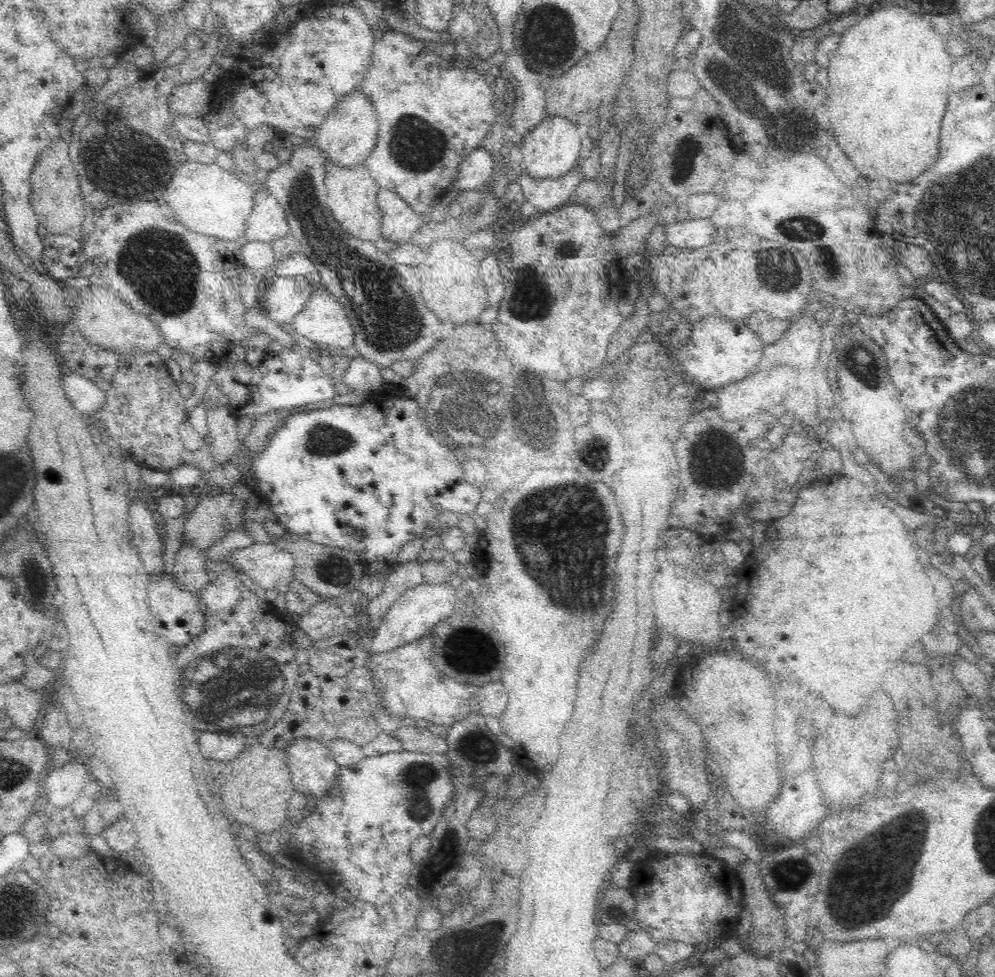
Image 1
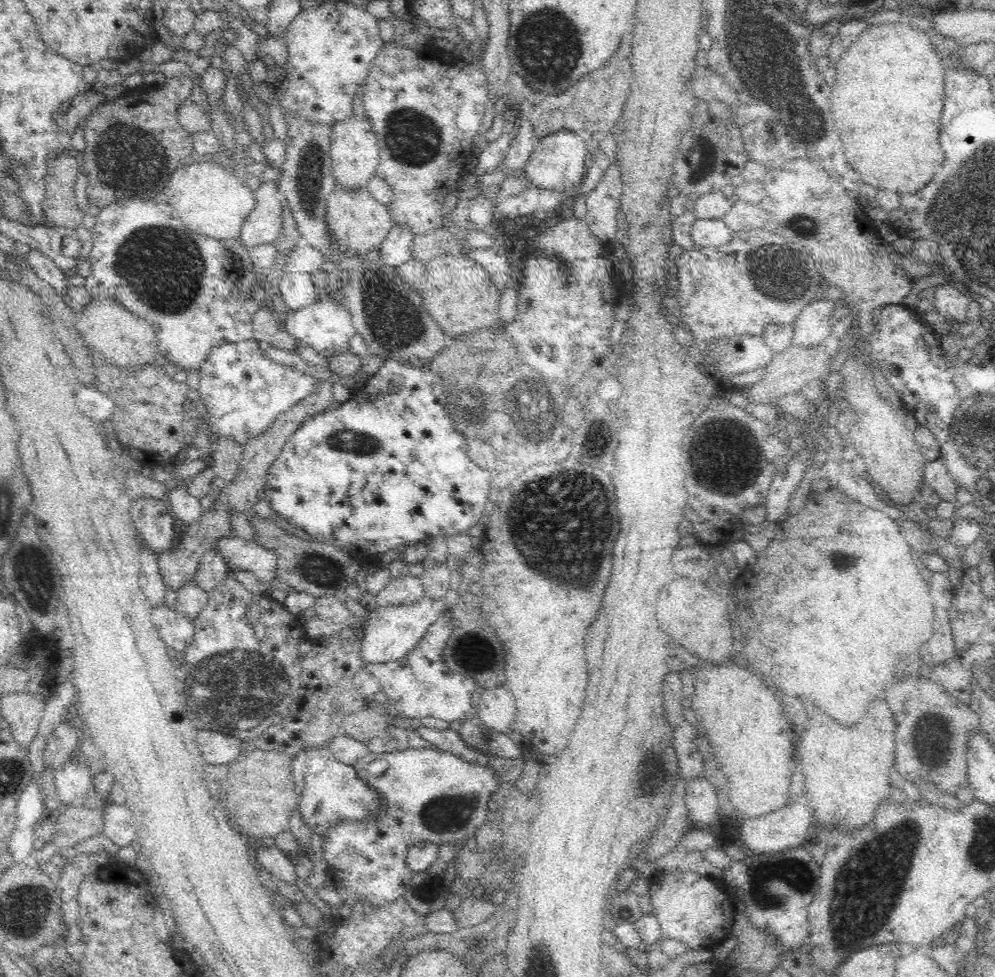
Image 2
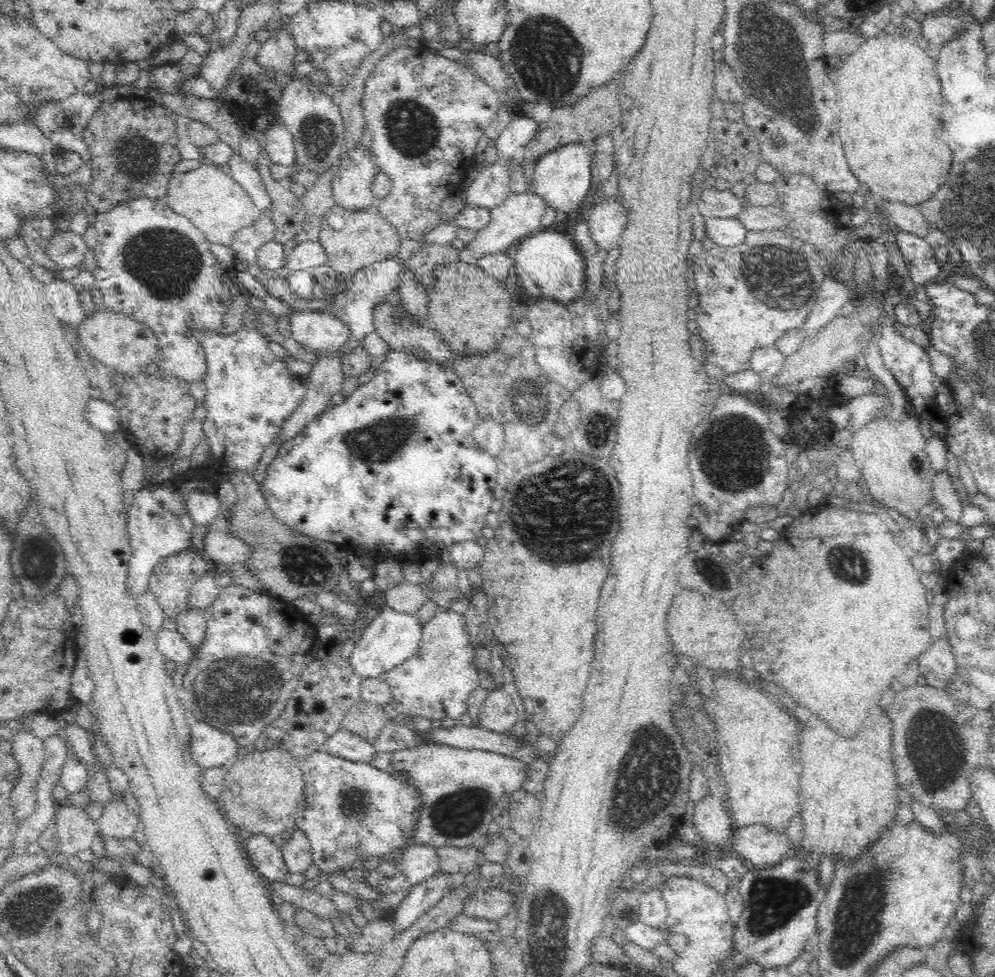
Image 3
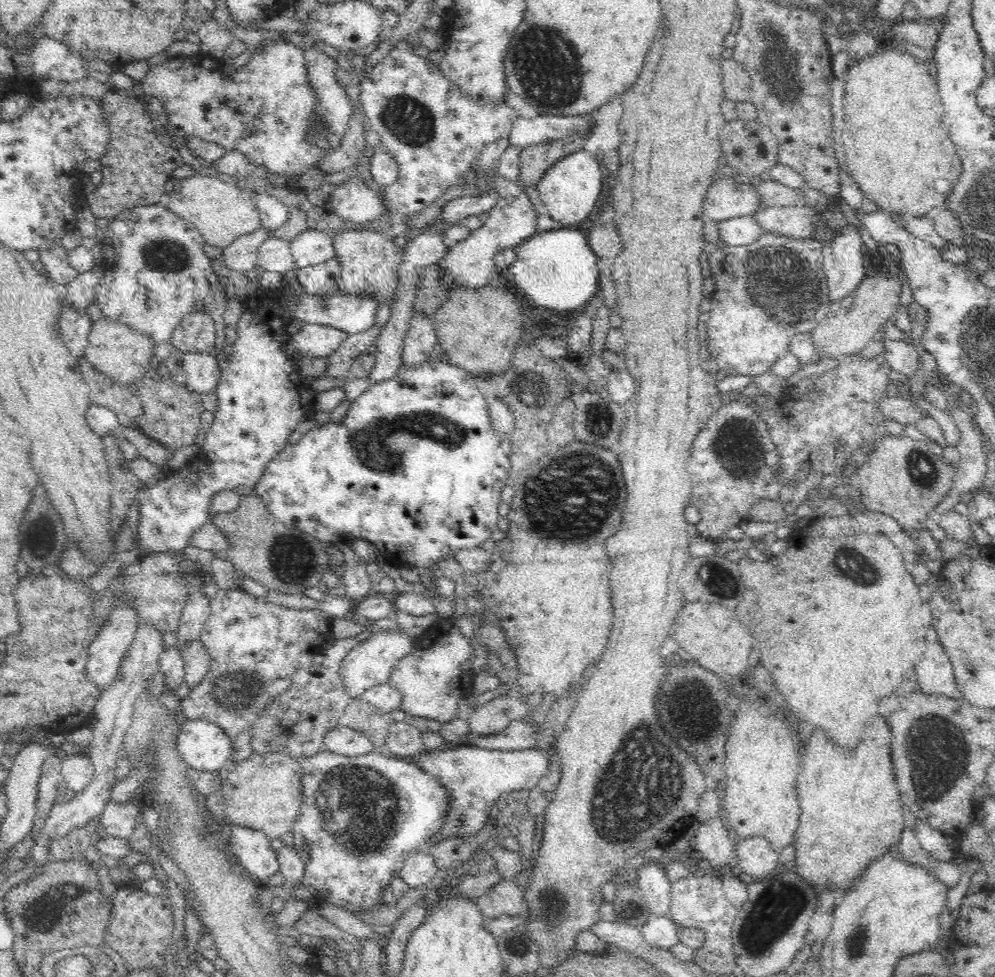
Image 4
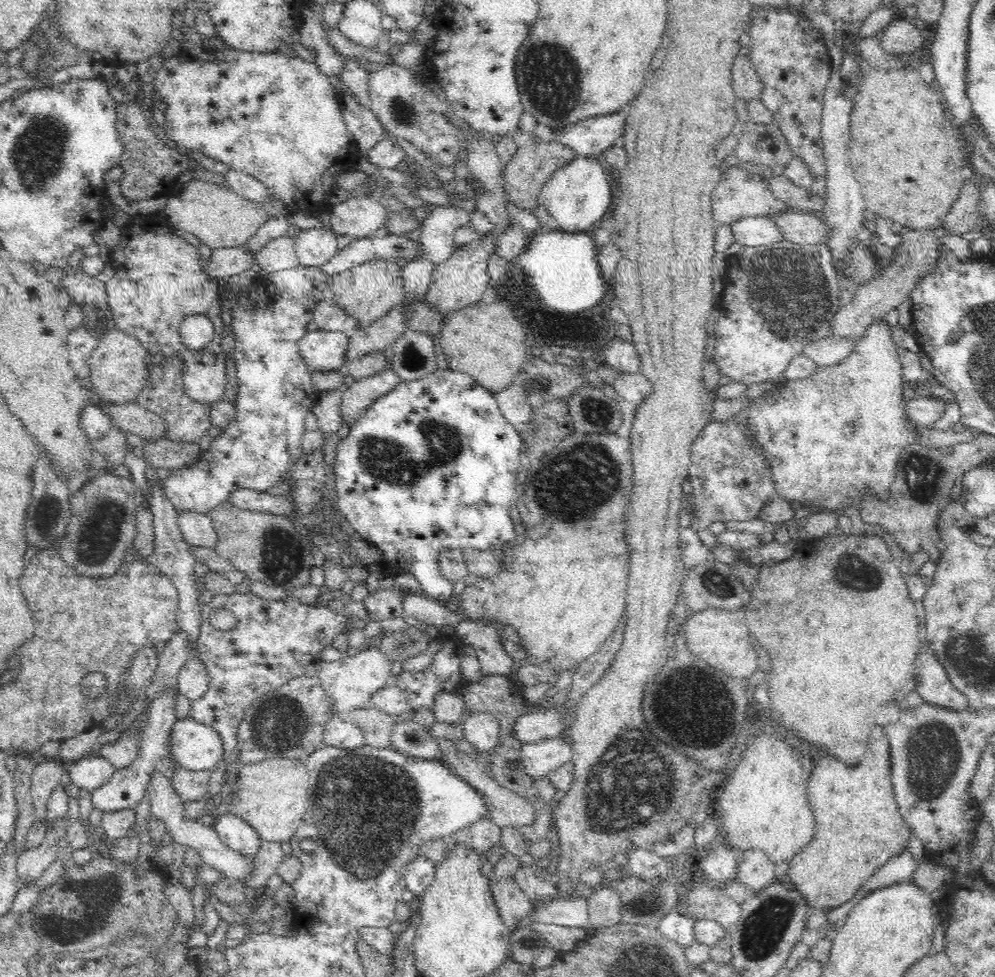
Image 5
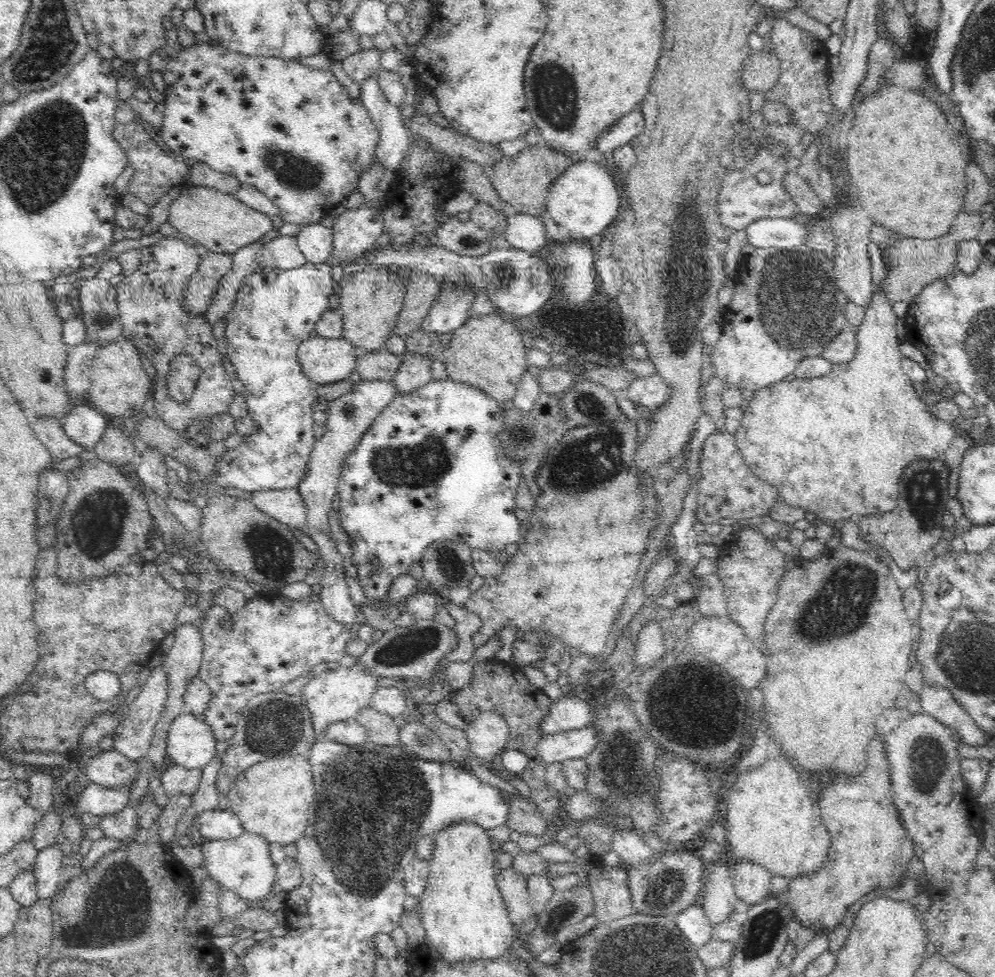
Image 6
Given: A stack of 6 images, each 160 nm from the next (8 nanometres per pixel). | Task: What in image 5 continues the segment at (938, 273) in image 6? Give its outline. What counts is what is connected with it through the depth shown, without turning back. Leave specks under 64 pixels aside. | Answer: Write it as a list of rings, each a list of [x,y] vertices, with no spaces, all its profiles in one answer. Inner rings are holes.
[[[901,227],[902,244],[896,248],[893,261],[890,265],[881,266],[880,272],[874,278],[865,284],[865,286],[856,286],[853,289],[853,302],[842,305],[835,314],[831,322],[829,332],[834,338],[849,338],[856,342],[866,334],[868,326],[876,322],[878,318],[885,319],[890,310],[896,309],[907,298],[910,292],[916,288],[918,280],[927,275],[937,263],[941,248],[944,247],[939,241],[940,237],[950,235],[945,232],[943,227],[935,231],[921,233],[918,230],[910,231],[908,227]]]

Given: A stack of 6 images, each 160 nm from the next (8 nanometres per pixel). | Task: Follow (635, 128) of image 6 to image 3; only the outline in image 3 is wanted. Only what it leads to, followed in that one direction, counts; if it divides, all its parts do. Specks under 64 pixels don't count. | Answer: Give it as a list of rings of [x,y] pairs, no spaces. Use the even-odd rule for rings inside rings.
[[[524,110],[512,116],[508,126],[503,129],[495,140],[495,147],[499,158],[512,158],[521,153],[524,147],[533,139],[537,131],[537,122],[530,113]]]

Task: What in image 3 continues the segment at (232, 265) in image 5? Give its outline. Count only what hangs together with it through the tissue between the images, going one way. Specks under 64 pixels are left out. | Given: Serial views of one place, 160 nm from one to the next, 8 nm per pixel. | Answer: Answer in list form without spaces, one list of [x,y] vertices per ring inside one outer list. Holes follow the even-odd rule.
[[[262,211],[252,226],[238,230],[230,246],[234,250],[237,266],[256,265],[257,252],[261,246],[275,240],[276,231],[272,215],[268,211]]]

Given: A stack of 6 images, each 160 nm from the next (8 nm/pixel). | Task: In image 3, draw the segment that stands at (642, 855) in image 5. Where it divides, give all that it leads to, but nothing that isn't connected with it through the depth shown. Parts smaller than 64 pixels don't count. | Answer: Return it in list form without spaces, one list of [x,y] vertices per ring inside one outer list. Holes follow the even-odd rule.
[[[650,888],[646,893],[635,892],[632,901],[638,907],[639,921],[650,927],[664,930],[668,907],[661,894],[661,888]]]

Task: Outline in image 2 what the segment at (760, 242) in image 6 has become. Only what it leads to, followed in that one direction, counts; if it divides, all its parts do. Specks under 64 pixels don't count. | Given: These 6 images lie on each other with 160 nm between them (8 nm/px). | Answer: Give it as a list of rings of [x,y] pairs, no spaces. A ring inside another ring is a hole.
[[[696,219],[692,224],[690,236],[701,247],[719,247],[732,240],[734,230],[722,219]]]

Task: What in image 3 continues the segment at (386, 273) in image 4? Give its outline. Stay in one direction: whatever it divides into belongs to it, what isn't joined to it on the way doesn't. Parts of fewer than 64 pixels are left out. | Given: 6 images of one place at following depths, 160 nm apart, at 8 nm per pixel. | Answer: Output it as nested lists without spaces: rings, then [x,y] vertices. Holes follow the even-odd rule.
[[[335,204],[322,218],[319,241],[327,254],[327,265],[334,268],[338,275],[342,274],[346,284],[349,284],[357,270],[385,258],[395,257],[400,252],[401,238],[394,225],[382,217],[376,205],[370,209],[354,211]],[[331,213],[338,213],[344,220],[344,226],[339,230],[328,225]]]

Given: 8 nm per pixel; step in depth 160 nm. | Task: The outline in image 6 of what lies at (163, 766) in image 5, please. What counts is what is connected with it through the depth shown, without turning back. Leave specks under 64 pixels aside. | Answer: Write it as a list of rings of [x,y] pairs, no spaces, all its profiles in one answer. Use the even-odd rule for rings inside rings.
[[[94,782],[79,789],[75,794],[77,810],[103,817],[116,814],[128,806],[132,785],[105,787]]]

